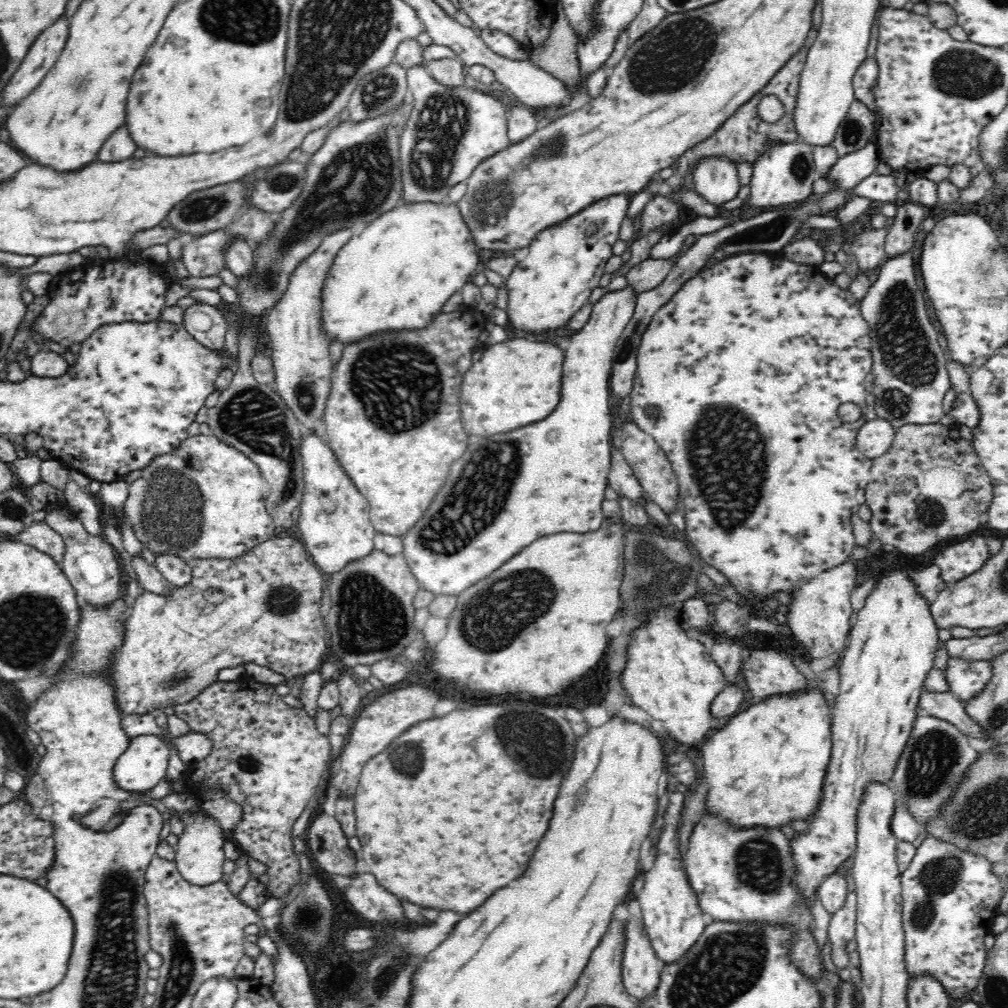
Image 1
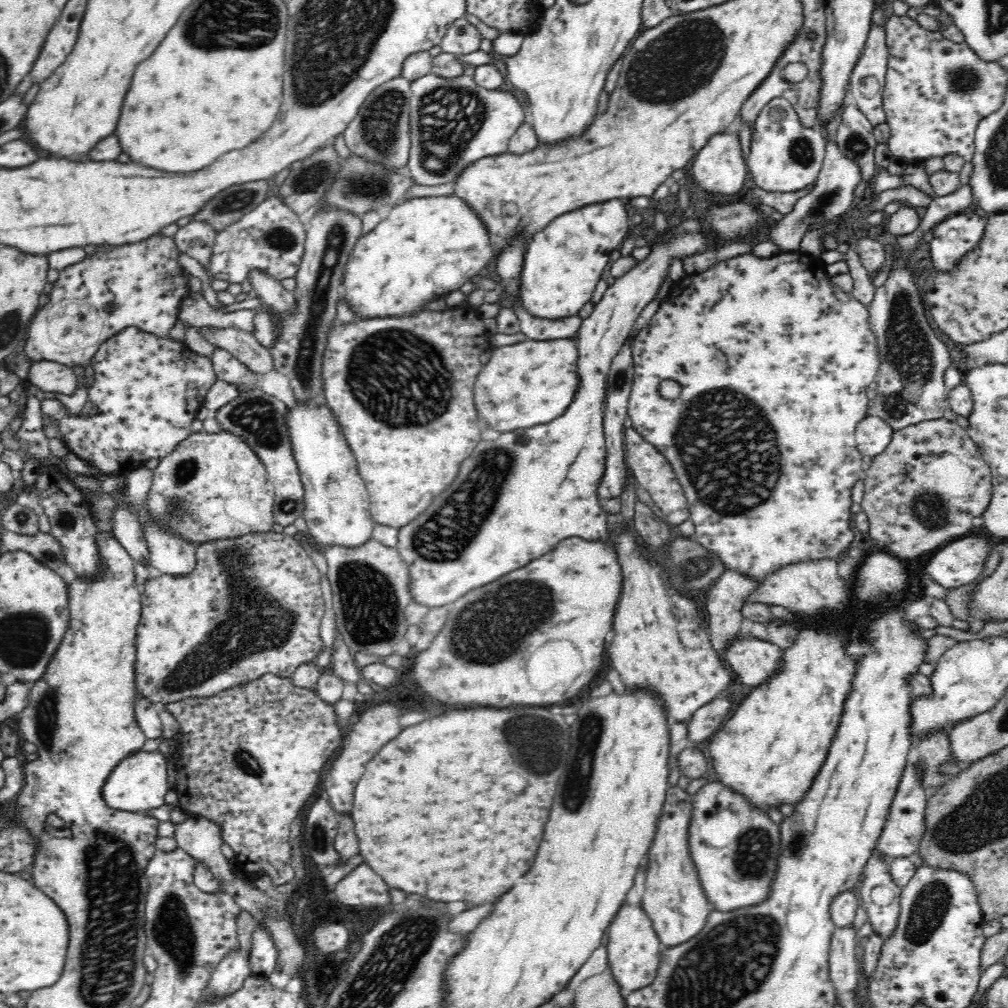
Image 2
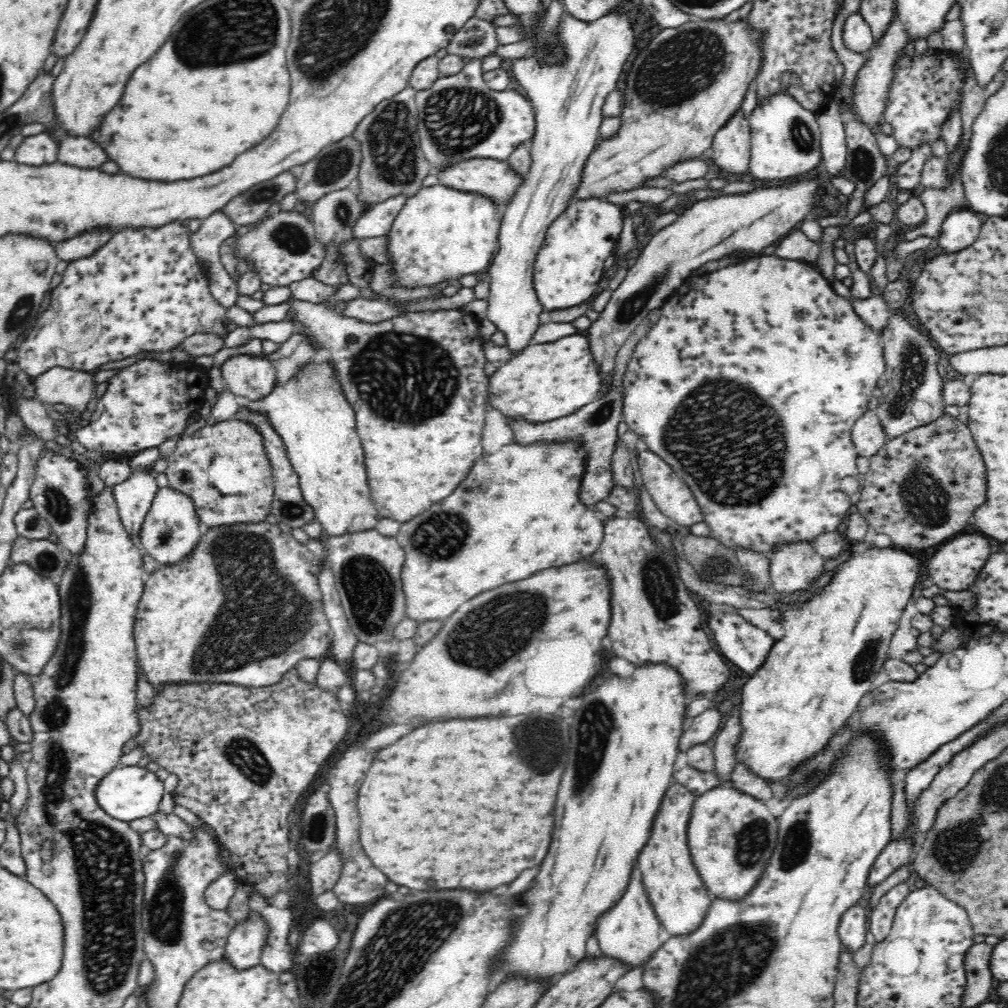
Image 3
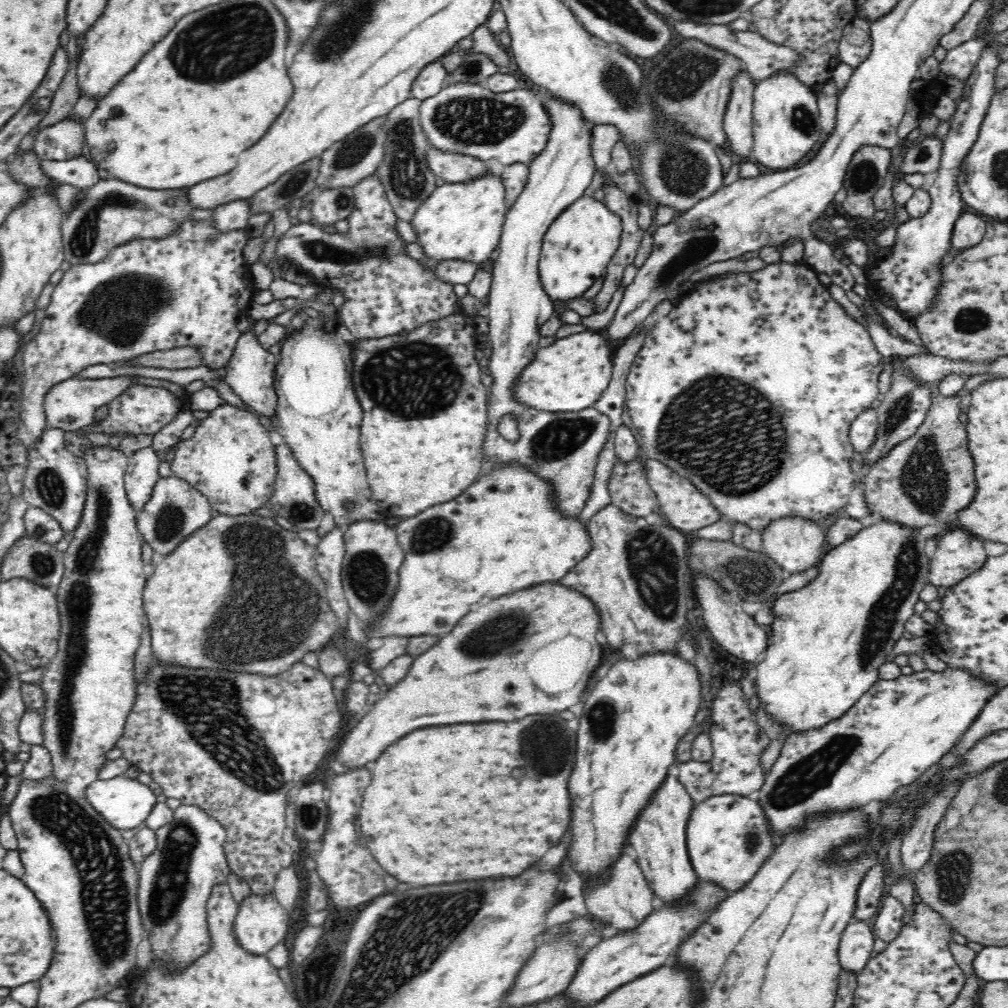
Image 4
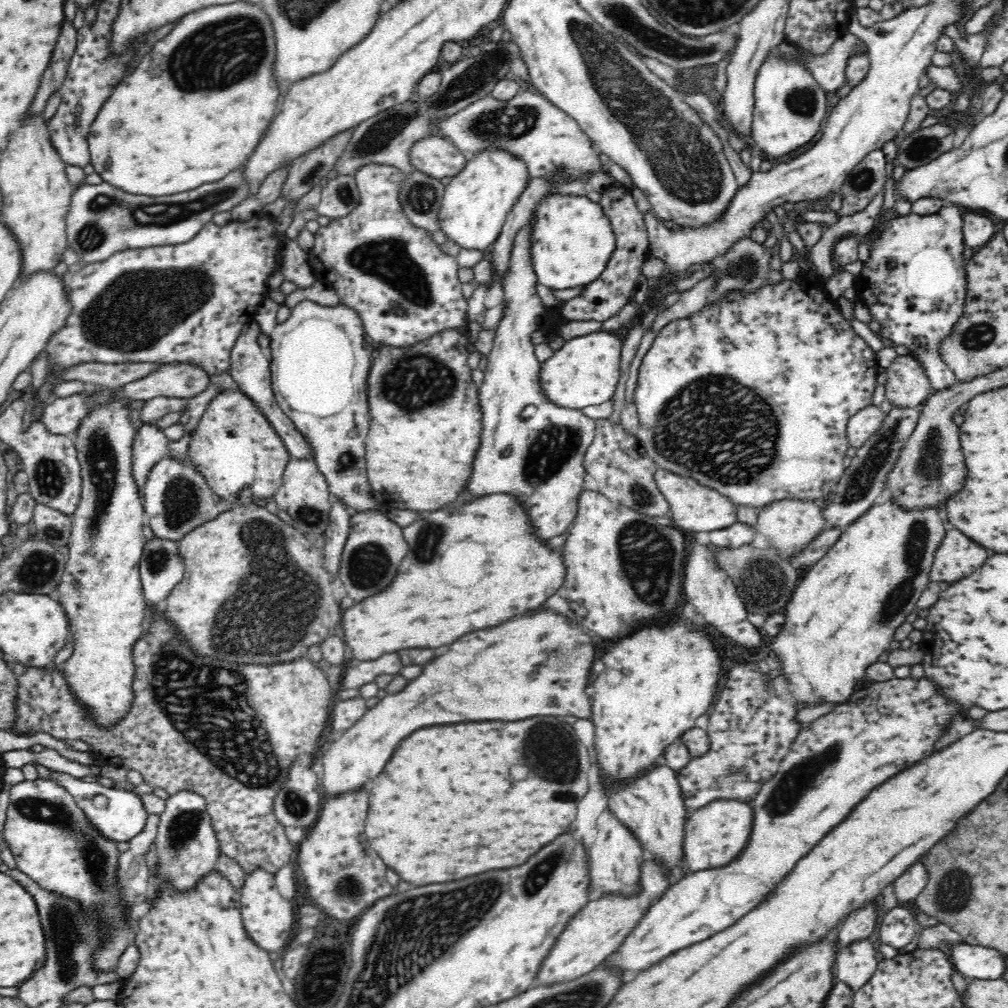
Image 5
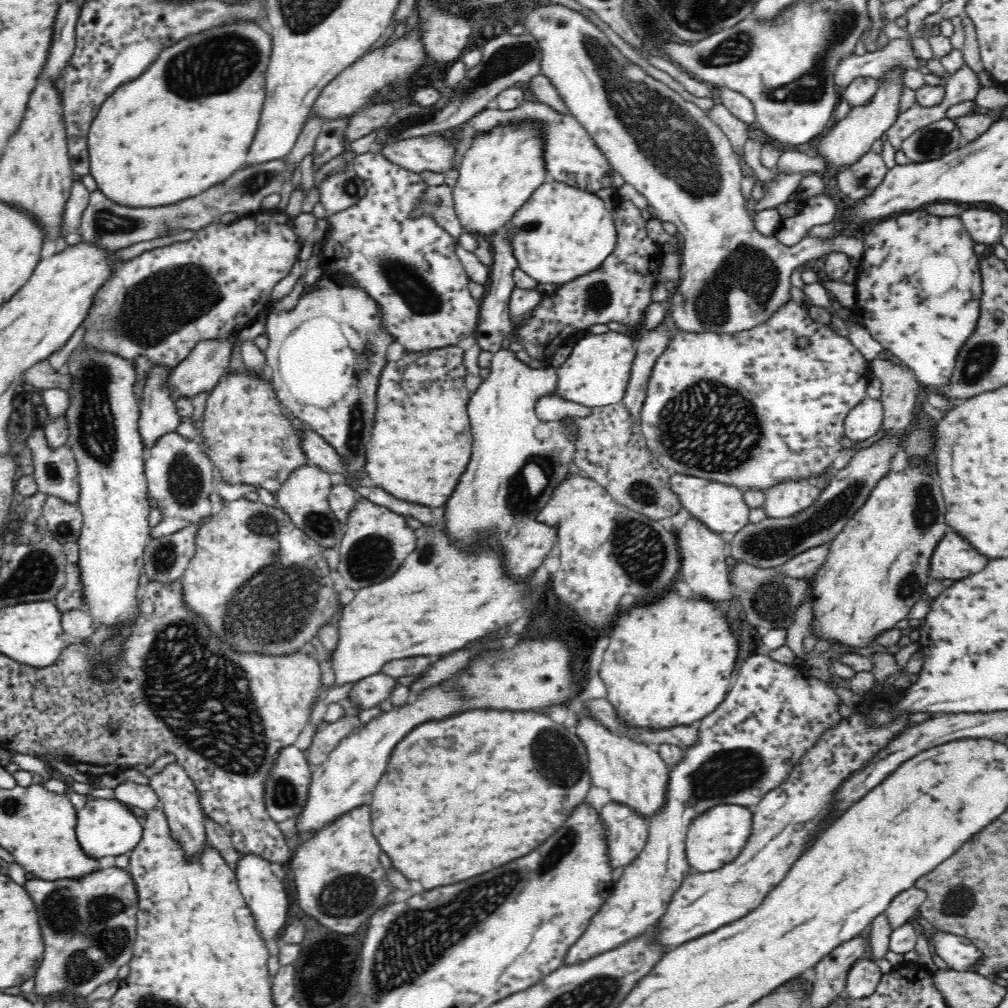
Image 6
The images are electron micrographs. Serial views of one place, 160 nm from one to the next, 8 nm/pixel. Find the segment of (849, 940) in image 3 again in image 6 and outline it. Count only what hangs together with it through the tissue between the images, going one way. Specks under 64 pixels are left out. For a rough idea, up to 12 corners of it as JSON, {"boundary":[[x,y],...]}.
{"boundary":[[870,956],[847,974],[846,997],[870,996],[882,975]]}

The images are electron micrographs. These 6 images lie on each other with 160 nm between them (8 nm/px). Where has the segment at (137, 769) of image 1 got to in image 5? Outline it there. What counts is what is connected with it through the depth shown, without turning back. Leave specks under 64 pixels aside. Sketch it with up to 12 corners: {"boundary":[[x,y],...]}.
{"boundary":[[51,771],[106,839],[130,842],[148,812],[132,792]]}

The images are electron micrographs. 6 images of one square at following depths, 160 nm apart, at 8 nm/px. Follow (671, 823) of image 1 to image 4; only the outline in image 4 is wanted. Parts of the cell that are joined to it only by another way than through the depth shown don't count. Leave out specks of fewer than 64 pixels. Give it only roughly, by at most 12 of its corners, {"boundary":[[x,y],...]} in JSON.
{"boundary":[[667,775],[630,828],[664,902],[699,880],[687,852],[694,805]]}

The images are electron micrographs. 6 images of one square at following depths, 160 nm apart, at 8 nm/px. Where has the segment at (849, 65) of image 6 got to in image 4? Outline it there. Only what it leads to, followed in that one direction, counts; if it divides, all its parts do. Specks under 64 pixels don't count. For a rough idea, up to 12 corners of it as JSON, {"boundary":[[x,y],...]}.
{"boundary":[[670,22],[694,37],[738,56],[753,81],[802,60],[793,48],[755,30],[732,32],[724,24]]}

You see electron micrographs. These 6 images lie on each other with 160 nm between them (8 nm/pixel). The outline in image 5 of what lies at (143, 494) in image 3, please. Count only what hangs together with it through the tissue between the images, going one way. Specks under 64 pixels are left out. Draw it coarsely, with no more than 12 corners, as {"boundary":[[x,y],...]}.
{"boundary":[[157,424],[133,440],[132,472],[141,491],[152,466],[169,453]]}

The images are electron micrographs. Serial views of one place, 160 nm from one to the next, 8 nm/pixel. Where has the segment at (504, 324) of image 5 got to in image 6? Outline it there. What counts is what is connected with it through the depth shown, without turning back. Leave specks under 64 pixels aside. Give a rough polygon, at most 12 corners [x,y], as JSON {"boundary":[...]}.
{"boundary":[[502,346],[467,404],[472,460],[450,532],[498,528],[514,572],[542,570],[538,520],[574,441],[542,422],[552,366]]}

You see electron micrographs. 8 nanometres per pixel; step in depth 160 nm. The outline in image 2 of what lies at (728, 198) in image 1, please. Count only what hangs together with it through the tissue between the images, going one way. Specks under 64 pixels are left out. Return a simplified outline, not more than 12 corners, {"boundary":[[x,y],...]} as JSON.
{"boundary":[[712,136],[690,176],[711,195],[740,192],[749,172],[739,136]]}

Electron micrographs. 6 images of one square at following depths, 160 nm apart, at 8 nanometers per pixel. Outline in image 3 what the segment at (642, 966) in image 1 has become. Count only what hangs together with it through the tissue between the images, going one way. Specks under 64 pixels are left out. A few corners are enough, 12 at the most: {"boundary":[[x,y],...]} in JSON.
{"boundary":[[634,868],[598,920],[603,956],[629,970],[662,946],[660,923]]}

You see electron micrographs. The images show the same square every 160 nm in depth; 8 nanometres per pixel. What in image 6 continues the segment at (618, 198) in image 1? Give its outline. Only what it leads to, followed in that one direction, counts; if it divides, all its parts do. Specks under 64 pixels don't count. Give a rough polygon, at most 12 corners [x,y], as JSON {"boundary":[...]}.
{"boundary":[[546,180],[503,227],[518,268],[562,285],[617,246],[595,193]]}

